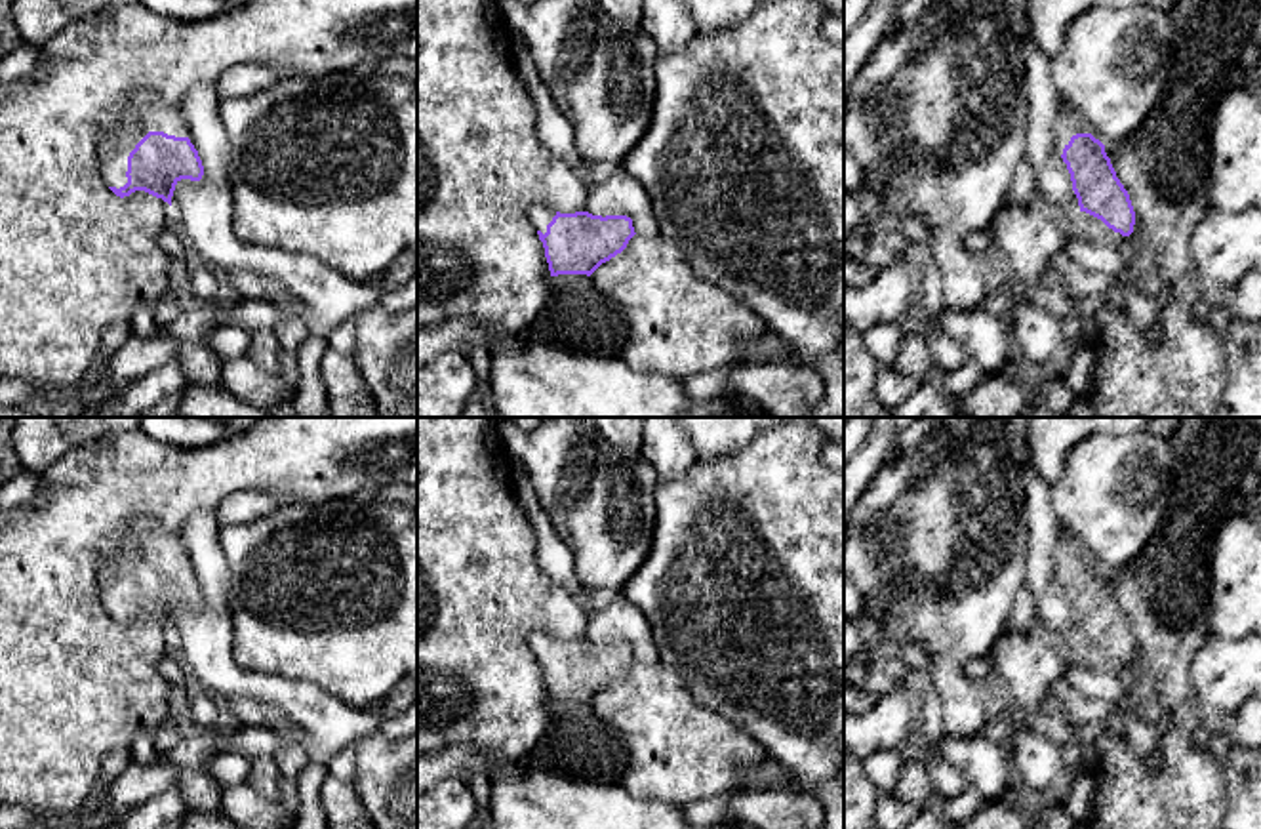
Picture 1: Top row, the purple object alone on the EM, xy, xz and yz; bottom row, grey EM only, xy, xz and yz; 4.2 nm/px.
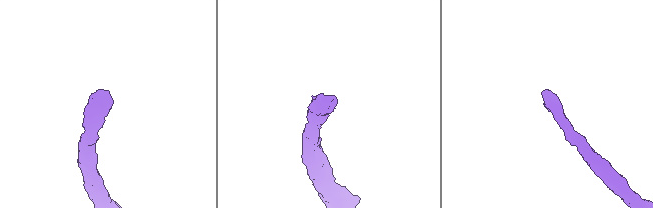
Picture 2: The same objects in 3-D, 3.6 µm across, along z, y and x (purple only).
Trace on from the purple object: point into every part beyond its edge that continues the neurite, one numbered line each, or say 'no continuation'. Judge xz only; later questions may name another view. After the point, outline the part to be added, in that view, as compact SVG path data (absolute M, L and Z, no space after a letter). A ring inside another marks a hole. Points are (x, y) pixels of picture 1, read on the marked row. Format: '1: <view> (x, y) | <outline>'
1: xz (540, 216) | M528 206L528 219L533 225L535 231L541 231L543 234L547 233L547 225L552 221L552 217L556 215L554 210L547 208L547 206Z

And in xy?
1: xy (147, 113) | M139 91L131 109L114 124L99 147L101 175L109 187L120 189L128 183L128 156L149 131L189 137L194 145L179 107Z

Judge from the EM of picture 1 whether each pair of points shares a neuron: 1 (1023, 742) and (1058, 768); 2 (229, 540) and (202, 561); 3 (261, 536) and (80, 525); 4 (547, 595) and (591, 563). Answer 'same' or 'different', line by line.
1: same
2: different
3: different
4: different

